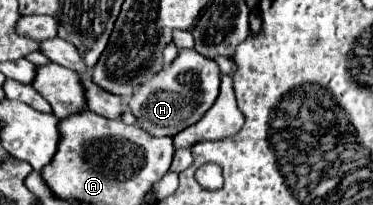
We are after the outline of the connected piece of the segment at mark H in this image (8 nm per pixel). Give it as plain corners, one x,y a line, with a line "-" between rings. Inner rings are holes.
181,49
171,65
165,65
153,79
147,79
131,97
129,109
137,125
155,137
177,135
185,127
197,123
219,95
219,67
213,59
199,55
195,49
-
185,75
191,79
185,81

